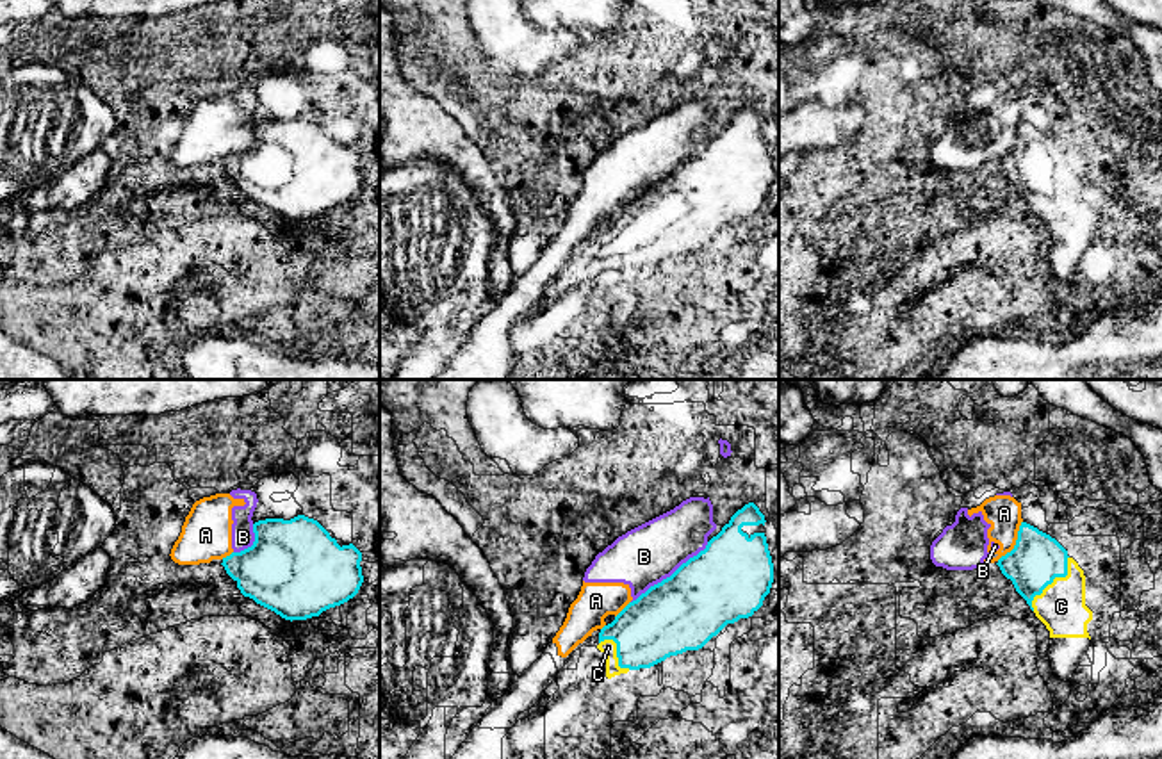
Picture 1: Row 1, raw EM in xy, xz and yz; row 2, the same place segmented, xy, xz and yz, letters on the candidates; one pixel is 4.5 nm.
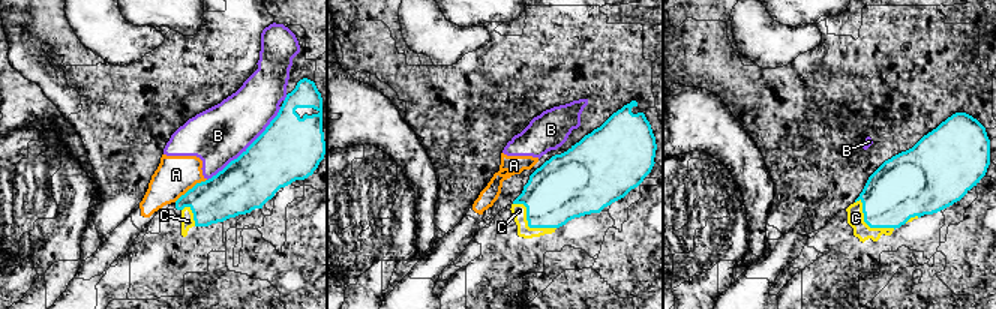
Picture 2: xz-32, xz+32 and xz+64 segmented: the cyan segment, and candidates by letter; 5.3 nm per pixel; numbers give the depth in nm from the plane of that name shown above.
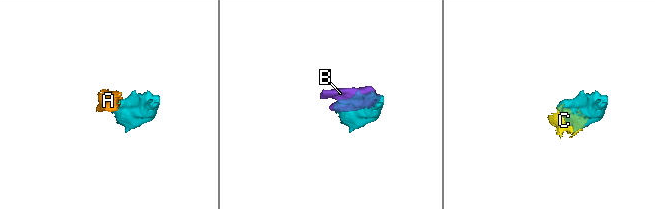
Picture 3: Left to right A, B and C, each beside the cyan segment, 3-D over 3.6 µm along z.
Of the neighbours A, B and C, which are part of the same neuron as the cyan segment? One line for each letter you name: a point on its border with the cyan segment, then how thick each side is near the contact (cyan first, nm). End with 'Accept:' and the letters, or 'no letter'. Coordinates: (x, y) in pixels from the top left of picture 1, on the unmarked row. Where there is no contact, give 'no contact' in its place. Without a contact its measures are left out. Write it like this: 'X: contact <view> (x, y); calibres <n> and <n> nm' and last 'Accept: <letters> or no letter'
C: contact yz (1052, 182); calibres 240 and 220 nm
Accept: C

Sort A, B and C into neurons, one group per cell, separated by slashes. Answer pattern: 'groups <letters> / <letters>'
groups A B / C

